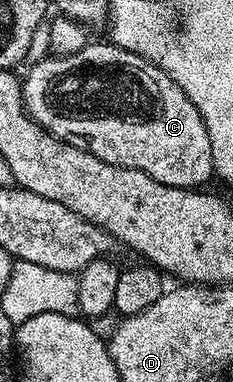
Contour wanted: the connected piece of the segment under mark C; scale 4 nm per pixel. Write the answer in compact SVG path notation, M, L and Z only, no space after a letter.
M91 41L88 42L85 49L81 49L81 53L48 57L39 63L30 64L26 69L28 70L27 76L24 74L21 79L23 84L23 104L27 114L37 121L37 125L41 125L53 137L57 137L77 149L93 153L93 157L97 157L109 165L121 165L125 169L137 169L141 173L149 173L149 177L153 177L153 181L161 181L161 185L199 189L207 185L203 183L213 179L215 175L213 157L215 154L209 145L209 133L205 129L205 121L201 117L197 105L193 105L193 101L189 101L189 97L185 97L183 90L162 69L150 63L148 59L142 59L137 53L129 53L110 41L104 41L104 43Z

